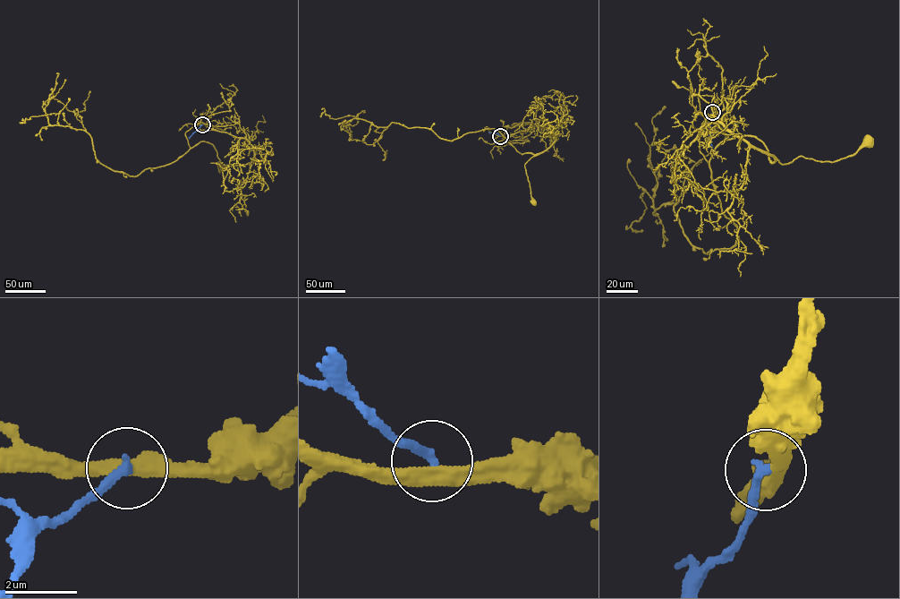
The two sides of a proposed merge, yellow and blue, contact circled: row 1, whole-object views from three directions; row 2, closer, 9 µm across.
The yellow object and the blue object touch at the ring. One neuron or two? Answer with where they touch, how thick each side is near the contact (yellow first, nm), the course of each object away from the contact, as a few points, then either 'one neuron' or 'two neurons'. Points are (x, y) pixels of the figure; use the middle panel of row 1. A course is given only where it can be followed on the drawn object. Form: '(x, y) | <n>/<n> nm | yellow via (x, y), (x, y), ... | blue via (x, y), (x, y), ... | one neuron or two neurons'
(500, 136) | 400/260 nm | yellow via (500, 136), (485, 127), (498, 131), (521, 153), (538, 154), (524, 165), (534, 202) | blue via (500, 136), (489, 132) | two neurons

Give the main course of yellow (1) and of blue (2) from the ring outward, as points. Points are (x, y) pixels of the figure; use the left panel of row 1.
1: (202, 124), (185, 132), (189, 146), (211, 143), (221, 162), (233, 166), (217, 164), (219, 173), (223, 167)
2: (202, 124), (189, 139)

